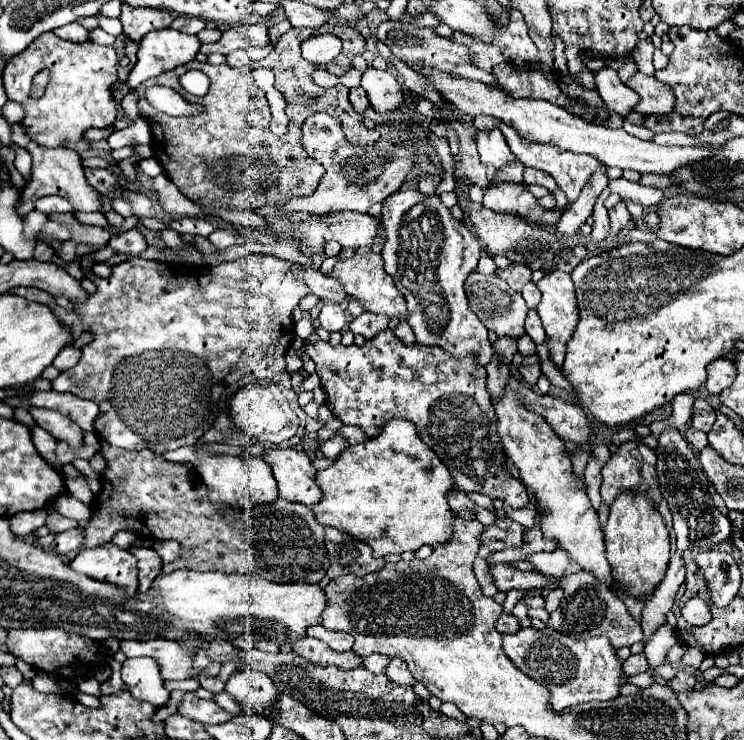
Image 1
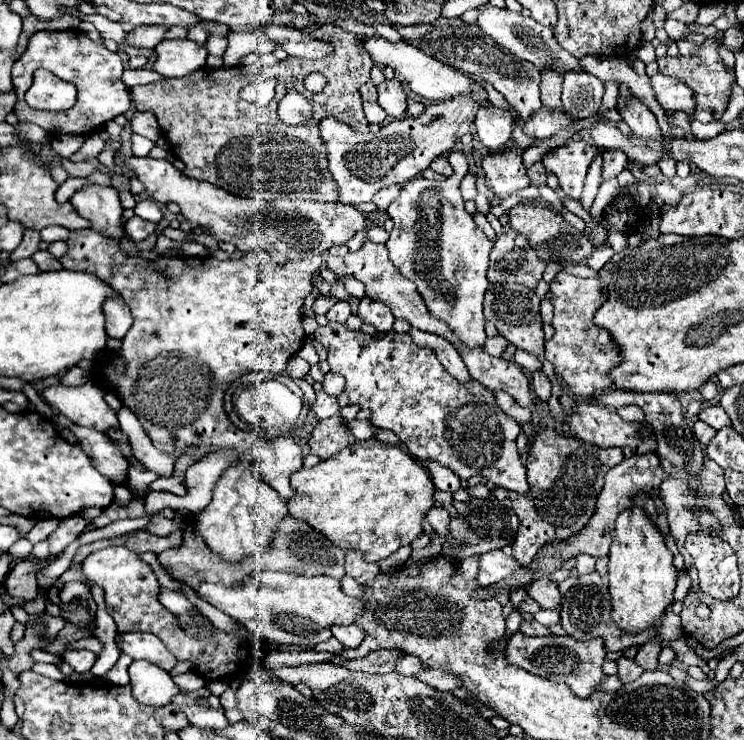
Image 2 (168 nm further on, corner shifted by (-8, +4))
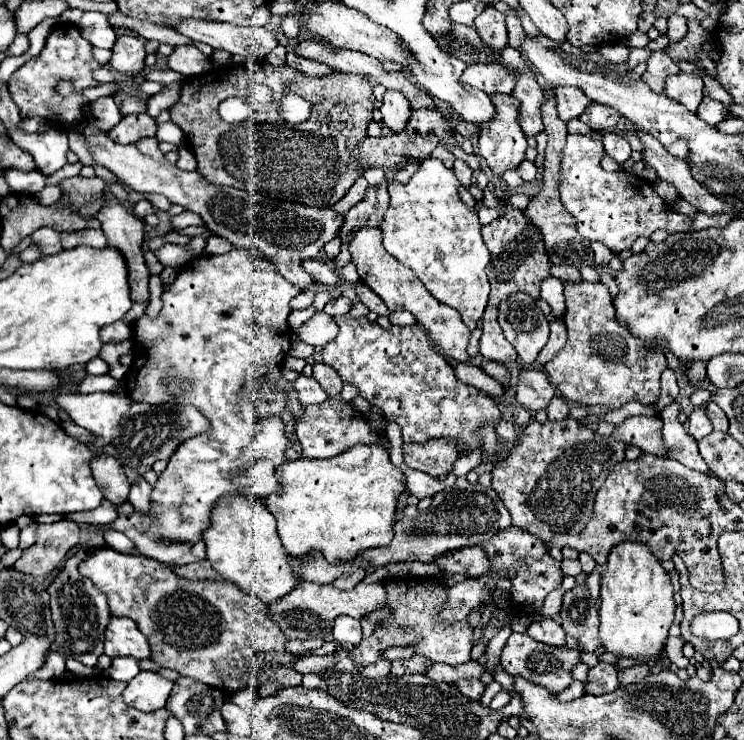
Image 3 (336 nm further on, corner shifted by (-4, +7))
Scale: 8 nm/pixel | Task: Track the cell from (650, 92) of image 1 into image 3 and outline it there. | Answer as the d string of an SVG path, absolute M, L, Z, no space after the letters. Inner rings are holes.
M680 72L666 80L666 94L676 102L682 102L690 112L696 114L704 94L702 94L702 78L698 74Z

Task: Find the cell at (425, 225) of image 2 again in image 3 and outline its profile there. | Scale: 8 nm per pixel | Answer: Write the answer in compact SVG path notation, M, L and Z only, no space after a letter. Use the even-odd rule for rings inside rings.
M428 156L420 160L418 172L408 184L388 184L390 204L378 228L382 230L382 246L386 252L412 268L428 292L456 308L464 324L474 330L488 302L490 284L484 268L490 262L490 252L480 234L478 214L464 206L458 188L456 174L442 160Z

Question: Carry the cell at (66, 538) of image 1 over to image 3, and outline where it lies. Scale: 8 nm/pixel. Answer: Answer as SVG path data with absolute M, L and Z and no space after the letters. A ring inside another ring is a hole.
M72 520L38 524L36 542L22 552L14 568L34 576L52 574L62 564L66 554L78 546L78 532L78 524Z

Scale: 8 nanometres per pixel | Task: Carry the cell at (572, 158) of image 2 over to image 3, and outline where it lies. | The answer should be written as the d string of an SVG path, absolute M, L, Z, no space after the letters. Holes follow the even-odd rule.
M568 134L568 142L564 148L562 158L562 178L560 178L560 202L564 208L578 220L578 232L586 240L598 240L608 246L612 252L628 250L636 238L650 236L656 230L666 230L668 234L688 232L690 230L690 216L682 216L674 212L654 190L654 186L630 172L606 172L600 166L604 156L604 146L600 140L592 140L590 136L582 134Z

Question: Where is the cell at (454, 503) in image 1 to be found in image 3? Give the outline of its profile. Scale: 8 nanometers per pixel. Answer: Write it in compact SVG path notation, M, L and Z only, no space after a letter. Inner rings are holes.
M432 438L422 444L404 444L406 464L434 478L450 472L456 458L458 458L458 442L454 438Z

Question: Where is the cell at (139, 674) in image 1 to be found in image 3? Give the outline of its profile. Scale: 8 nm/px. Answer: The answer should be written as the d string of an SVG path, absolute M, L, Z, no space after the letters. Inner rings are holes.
M140 672L128 682L128 688L124 690L124 700L136 710L154 712L166 706L172 686L174 682L162 678L158 672Z

